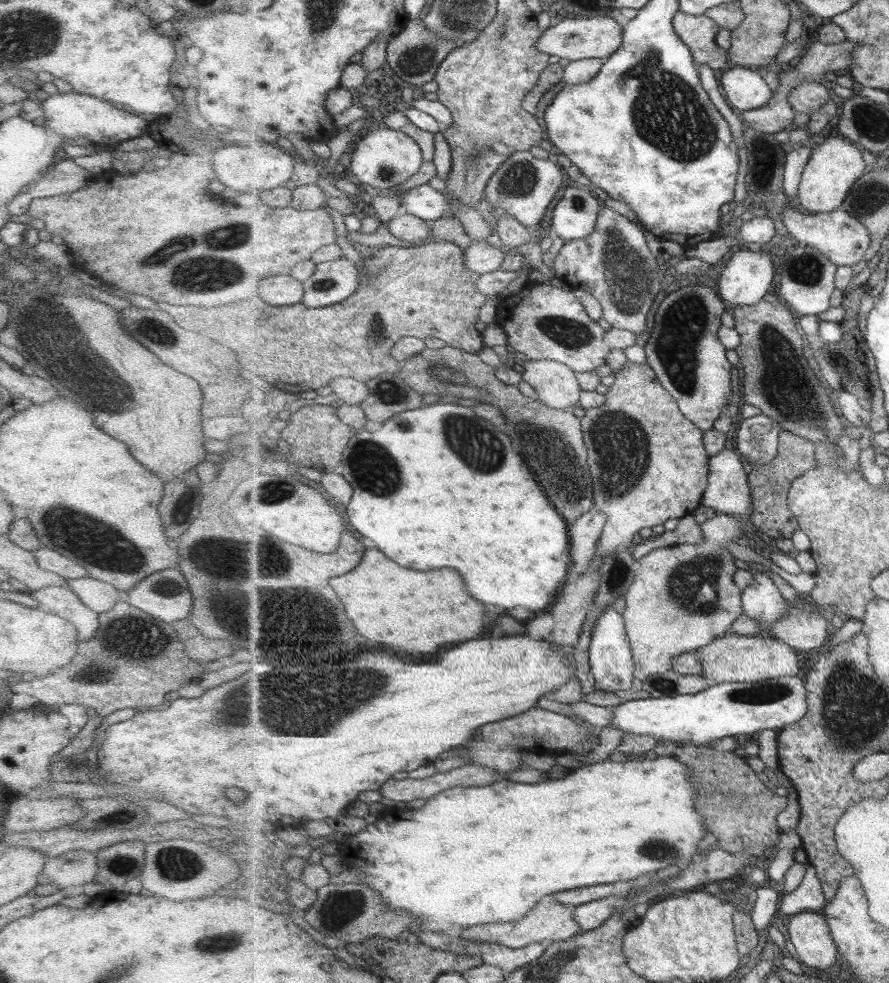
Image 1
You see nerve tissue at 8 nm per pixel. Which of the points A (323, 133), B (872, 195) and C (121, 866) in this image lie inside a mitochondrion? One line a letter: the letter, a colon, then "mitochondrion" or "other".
A: other
B: mitochondrion
C: mitochondrion

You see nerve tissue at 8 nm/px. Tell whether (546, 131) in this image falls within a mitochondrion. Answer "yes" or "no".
no

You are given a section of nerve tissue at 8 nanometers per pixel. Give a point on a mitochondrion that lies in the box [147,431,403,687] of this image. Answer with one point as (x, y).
(246, 613)

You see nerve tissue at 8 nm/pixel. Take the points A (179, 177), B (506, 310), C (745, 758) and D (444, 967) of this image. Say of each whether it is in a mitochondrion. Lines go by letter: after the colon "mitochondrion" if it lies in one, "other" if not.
A: other
B: other
C: other
D: other

